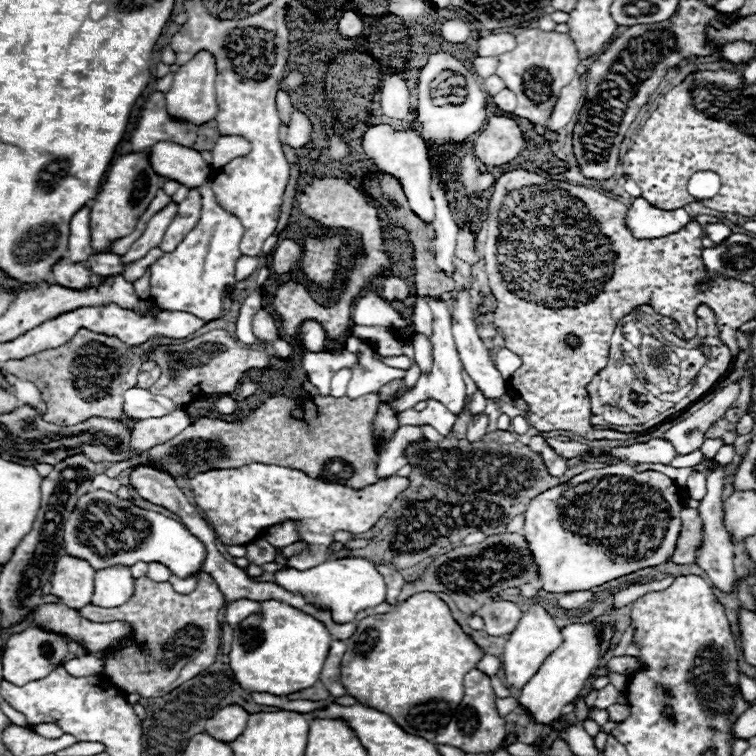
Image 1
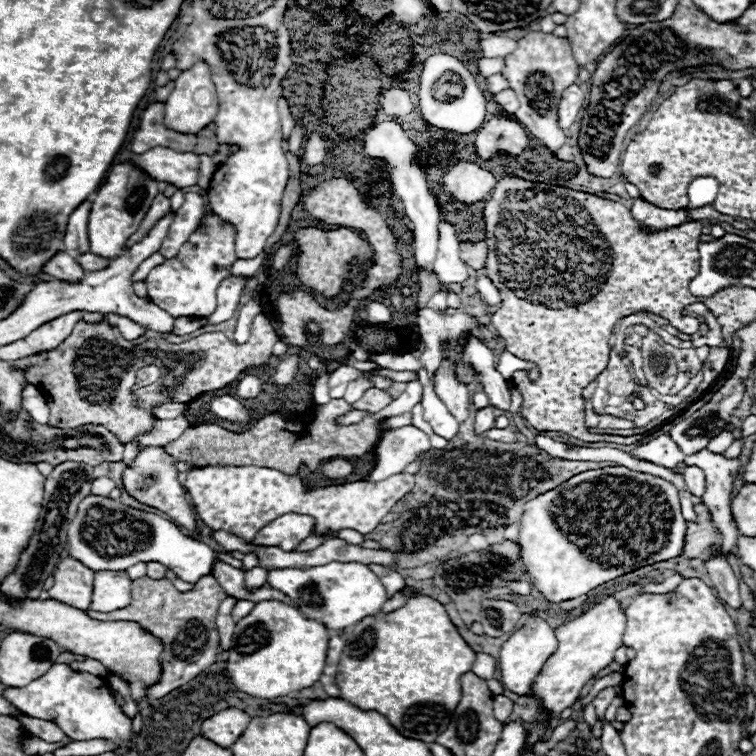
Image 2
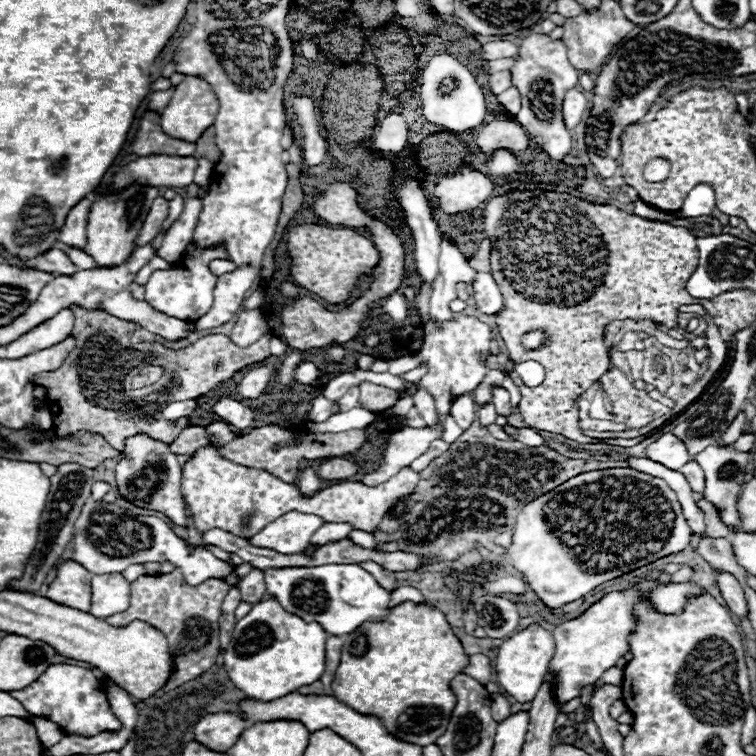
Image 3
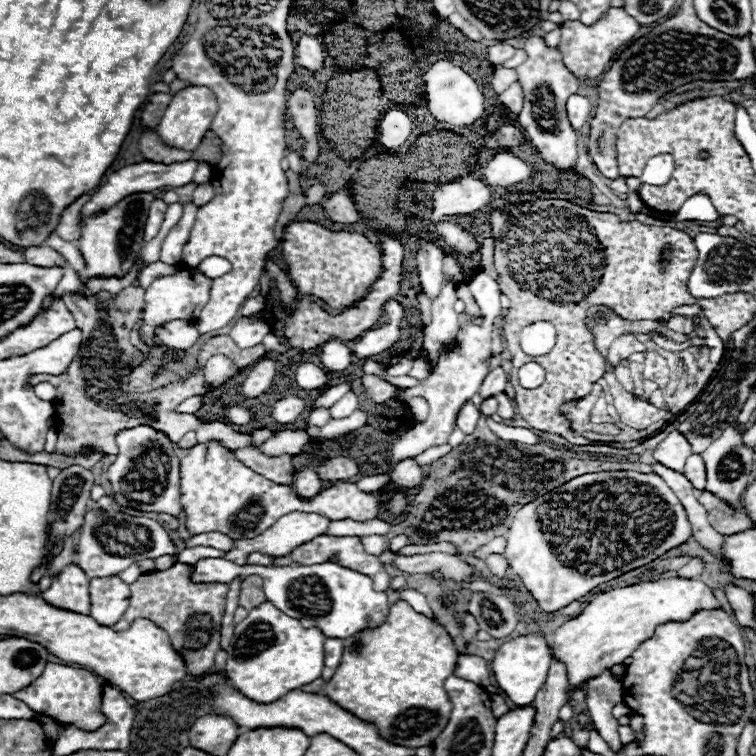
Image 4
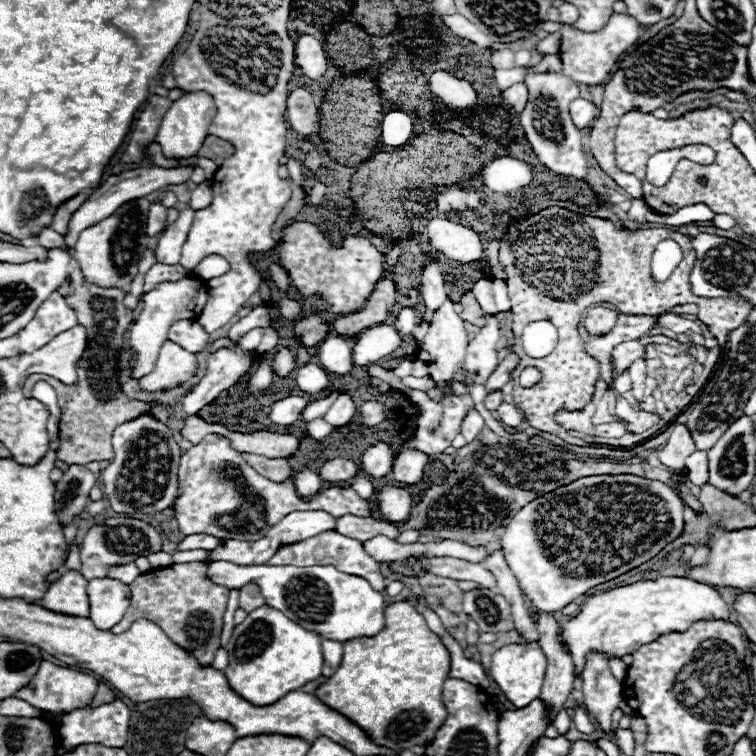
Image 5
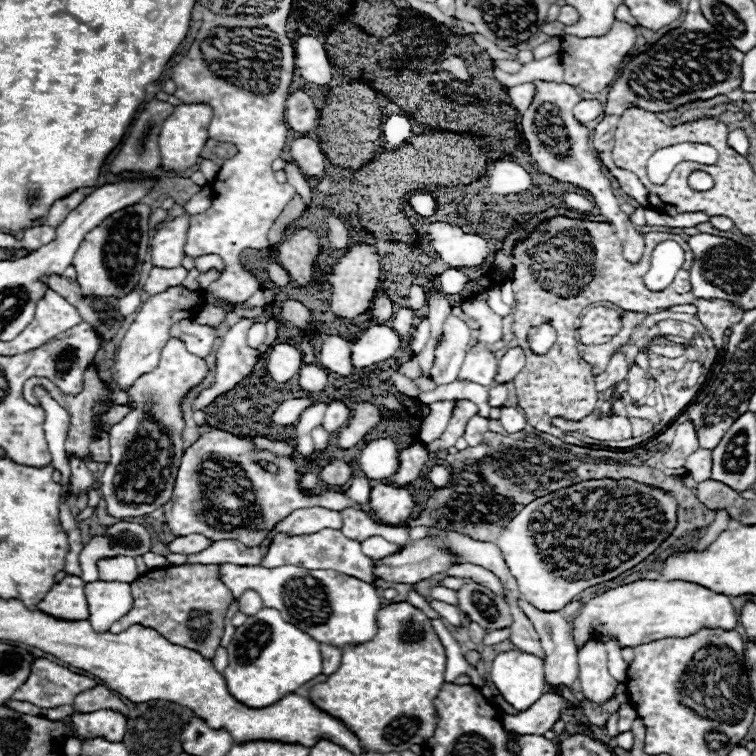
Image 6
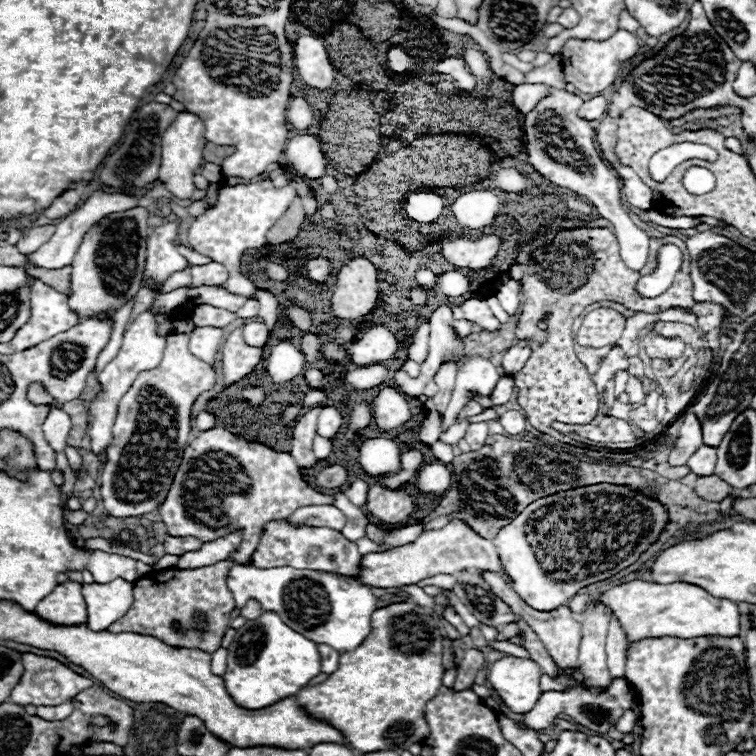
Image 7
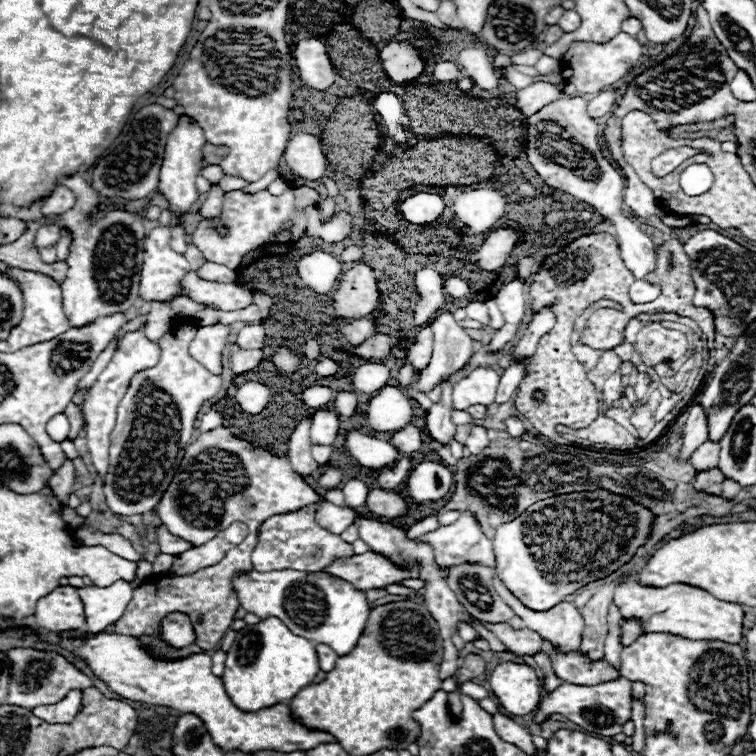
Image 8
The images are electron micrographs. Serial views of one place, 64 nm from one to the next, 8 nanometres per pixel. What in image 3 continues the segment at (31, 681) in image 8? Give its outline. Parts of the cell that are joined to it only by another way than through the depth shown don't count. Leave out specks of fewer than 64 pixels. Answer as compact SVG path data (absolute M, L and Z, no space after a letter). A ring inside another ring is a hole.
M52 664L38 680L18 692L12 690L8 694L16 698L28 710L28 714L56 722L66 734L90 738L102 732L118 732L122 728L120 720L110 710L106 692L100 688L98 678L86 668L70 664Z

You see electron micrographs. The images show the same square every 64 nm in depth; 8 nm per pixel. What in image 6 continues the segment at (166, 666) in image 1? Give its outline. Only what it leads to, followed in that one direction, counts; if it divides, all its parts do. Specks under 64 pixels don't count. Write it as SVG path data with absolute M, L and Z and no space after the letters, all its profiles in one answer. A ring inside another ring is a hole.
M170 566L160 570L150 570L138 576L132 584L134 604L130 612L110 626L110 632L118 634L132 624L144 624L158 630L172 644L196 650L204 658L214 658L220 646L220 636L224 632L226 610L232 602L232 592L220 582L218 568L214 566Z

